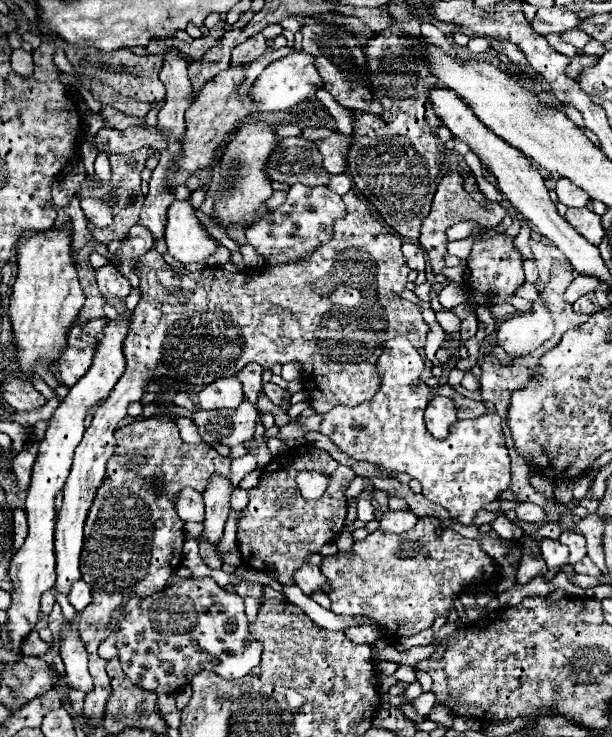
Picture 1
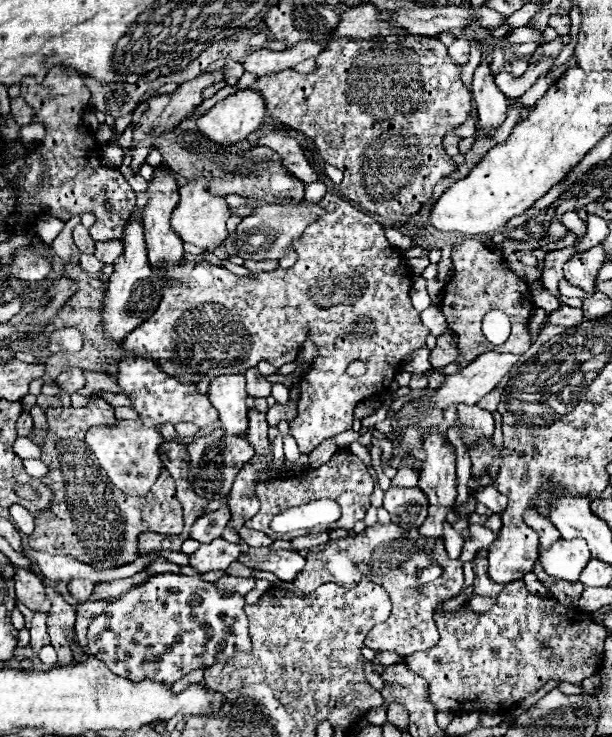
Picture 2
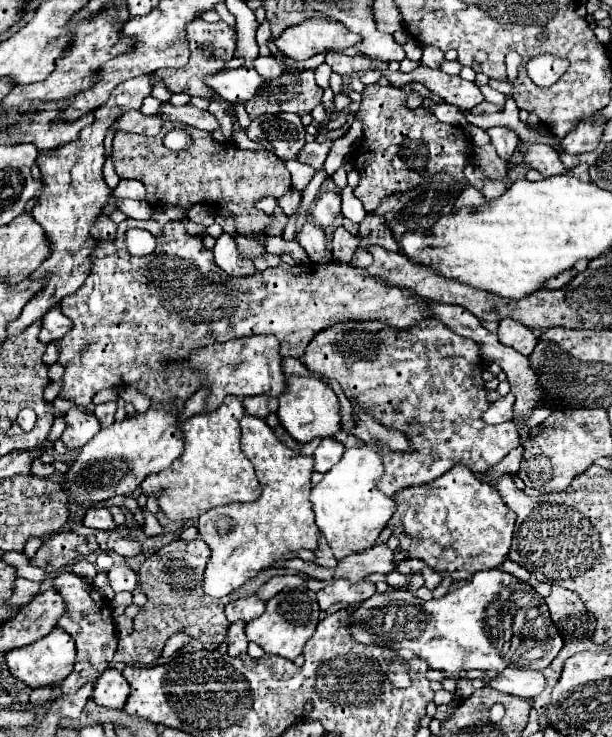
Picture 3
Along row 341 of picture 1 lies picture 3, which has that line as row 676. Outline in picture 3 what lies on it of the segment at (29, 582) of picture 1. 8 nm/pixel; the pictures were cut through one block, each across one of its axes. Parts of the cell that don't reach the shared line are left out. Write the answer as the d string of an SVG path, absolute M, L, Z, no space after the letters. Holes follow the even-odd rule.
M108 668L96 680L92 690L92 700L98 706L122 710L126 706L128 694L130 694L130 684L126 682L126 678L116 668Z

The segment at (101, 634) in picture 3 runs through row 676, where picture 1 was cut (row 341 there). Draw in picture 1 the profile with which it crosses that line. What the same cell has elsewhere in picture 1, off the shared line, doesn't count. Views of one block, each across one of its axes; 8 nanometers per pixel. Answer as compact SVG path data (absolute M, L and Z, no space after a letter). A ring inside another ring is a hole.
M72 326L68 332L68 344L62 356L58 358L58 372L60 372L60 382L64 386L74 386L82 374L90 368L94 350L96 350L98 340L82 334L82 326Z

